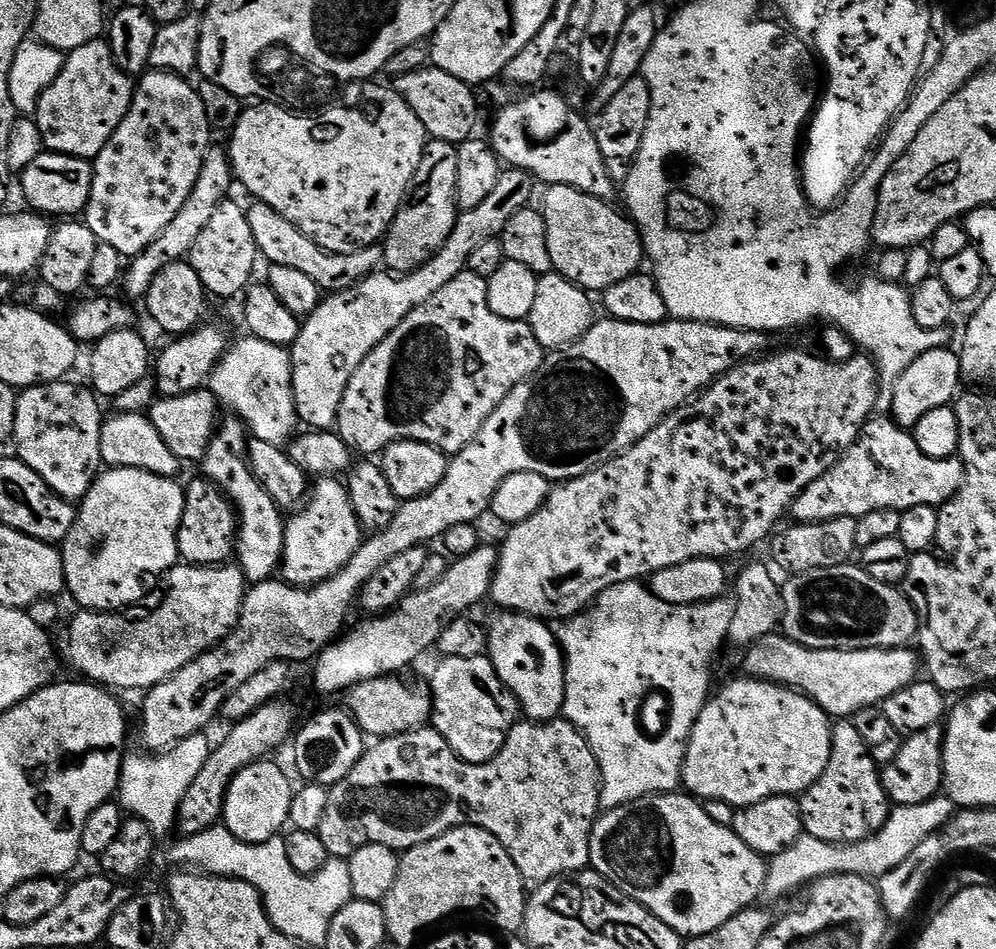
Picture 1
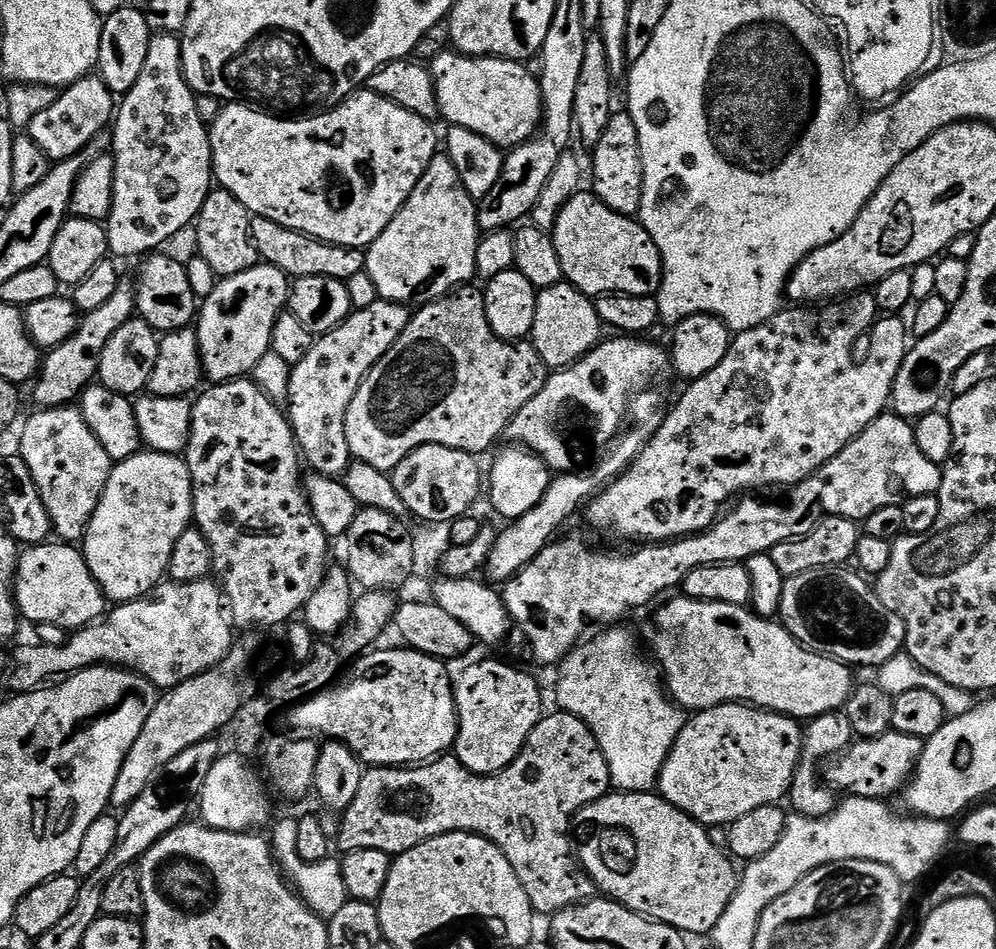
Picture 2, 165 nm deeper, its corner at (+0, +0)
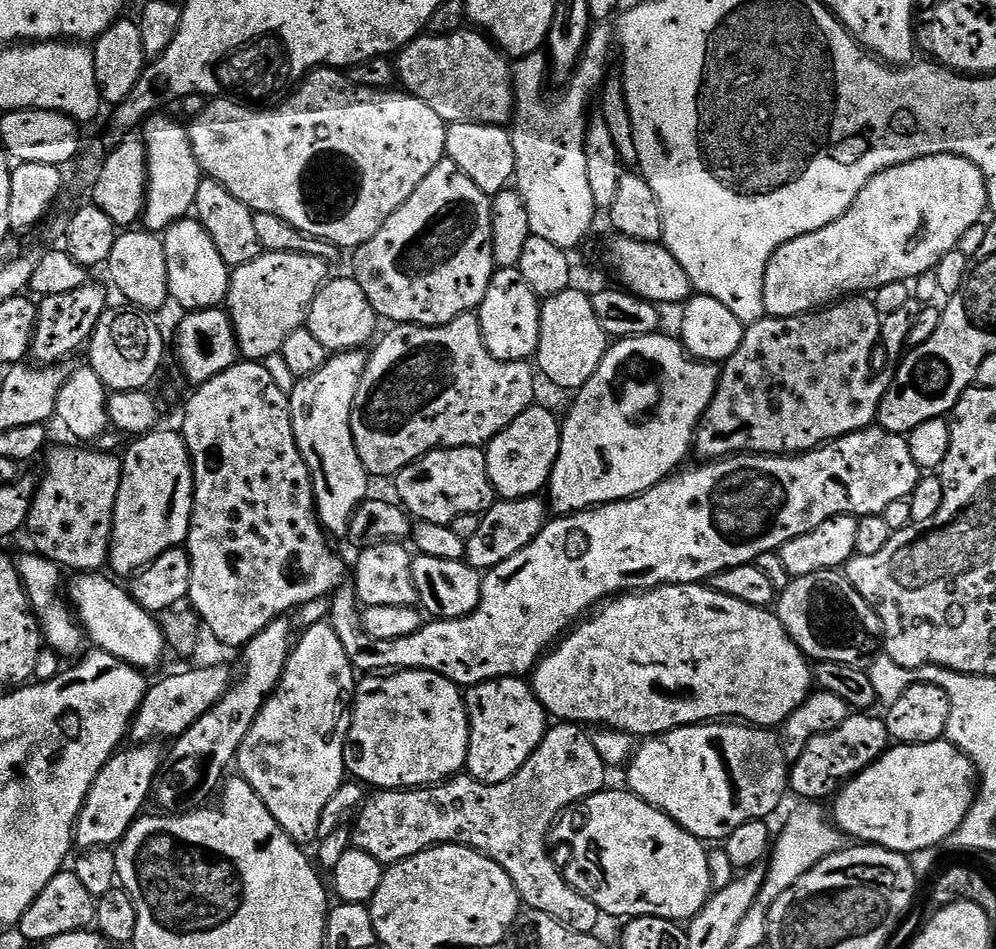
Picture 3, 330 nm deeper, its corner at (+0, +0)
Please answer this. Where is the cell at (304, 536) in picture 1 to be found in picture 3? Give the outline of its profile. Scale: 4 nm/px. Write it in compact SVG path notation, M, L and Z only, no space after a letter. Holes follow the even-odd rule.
M331 623L303 629L291 645L280 685L262 706L258 718L252 723L252 729L236 752L234 768L240 771L237 772L239 779L246 781L254 794L262 798L274 822L286 830L295 844L308 846L312 839L317 839L318 822L322 818L322 810L326 810L326 802L330 802L330 798L334 798L334 794L338 794L346 782L348 725L357 683L358 673L342 646L342 638L338 638Z

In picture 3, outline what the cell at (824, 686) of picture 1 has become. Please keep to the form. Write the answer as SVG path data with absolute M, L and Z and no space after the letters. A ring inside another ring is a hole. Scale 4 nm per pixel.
M703 583L664 584L661 588L629 592L609 599L595 615L577 623L541 659L531 673L530 683L537 698L542 702L544 711L548 713L549 717L555 718L557 721L581 726L600 724L596 726L603 726L608 730L623 730L633 738L648 738L653 734L672 732L675 728L685 728L687 724L720 722L725 718L735 718L737 721L747 722L753 726L769 730L775 729L777 726L783 725L784 721L790 718L790 714L794 714L794 710L798 710L798 706L802 706L802 702L806 702L806 698L812 695L814 691L814 668L809 657L805 656L798 645L792 641L790 634L782 626L782 622L775 611L758 606L746 606L746 602L716 592L712 587L705 586Z

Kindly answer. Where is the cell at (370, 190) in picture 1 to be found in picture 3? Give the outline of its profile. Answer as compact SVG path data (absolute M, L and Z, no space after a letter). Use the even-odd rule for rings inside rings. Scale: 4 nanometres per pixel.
M318 68L307 73L299 87L283 103L269 107L267 110L245 106L232 98L213 99L206 106L206 110L202 110L202 114L191 121L188 128L192 153L194 158L198 158L200 171L207 179L217 180L222 186L226 186L226 190L230 190L230 194L234 194L238 202L251 208L253 213L278 214L278 218L290 222L290 226L314 238L330 242L341 250L347 250L347 248L355 250L366 242L370 242L370 238L374 238L374 234L382 230L386 218L390 218L390 214L394 214L394 210L398 210L398 206L402 206L406 198L414 194L414 190L418 190L422 178L426 178L426 174L430 174L430 170L434 170L434 166L438 166L438 162L445 159L446 134L448 133L448 125L444 123L444 120L438 118L438 114L434 114L434 110L430 110L426 102L422 102L414 95L405 94L400 90L388 90L383 94L368 94L365 95L368 96L365 100L356 100L356 95L358 95L356 85L350 82L349 77L343 71L335 68Z

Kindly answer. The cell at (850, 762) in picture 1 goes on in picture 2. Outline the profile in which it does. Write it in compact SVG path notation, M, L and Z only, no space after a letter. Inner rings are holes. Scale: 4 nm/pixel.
M843 711L827 712L821 716L815 716L807 721L803 729L804 745L800 751L800 761L796 767L796 773L792 779L792 786L788 789L787 803L792 803L791 811L797 816L809 816L810 818L822 818L826 814L836 811L838 796L829 788L822 779L821 769L816 768L816 760L819 762L835 758L853 743L854 733L850 726L850 718Z

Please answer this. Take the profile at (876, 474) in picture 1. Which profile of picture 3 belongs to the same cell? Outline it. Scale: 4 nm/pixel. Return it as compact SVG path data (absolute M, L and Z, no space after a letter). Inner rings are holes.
M869 426L861 431L851 432L849 436L842 436L838 440L815 448L812 452L786 456L737 454L723 460L704 462L699 466L701 468L692 468L689 472L681 471L671 478L665 478L659 484L655 484L649 492L642 492L630 500L616 500L612 504L602 504L583 512L573 512L571 516L549 519L548 523L544 525L544 529L538 534L538 538L534 538L534 542L530 542L530 546L526 546L526 550L518 550L518 554L514 554L514 558L506 558L506 562L483 573L480 601L476 611L470 613L469 616L463 616L457 620L433 619L431 622L425 623L424 627L419 628L410 638L394 638L394 642L378 642L374 638L370 638L364 633L364 627L356 618L352 618L352 620L333 619L331 621L332 629L336 631L338 638L342 638L342 646L346 650L353 668L360 674L388 674L393 670L406 668L426 670L434 674L442 674L442 678L461 686L485 684L487 680L501 680L507 676L524 678L535 669L545 653L557 643L558 636L552 633L552 623L556 623L557 630L560 631L560 634L564 634L577 621L587 617L597 605L609 598L629 592L661 588L664 584L699 584L711 581L712 577L717 576L722 570L730 570L743 564L755 564L760 555L776 552L783 544L790 542L790 538L798 538L798 534L810 534L810 530L814 530L814 526L822 526L822 522L826 522L826 518L831 516L854 516L857 518L879 516L886 510L886 506L890 506L890 502L909 499L922 478L922 470L918 466L918 462L914 462L914 457L910 455L907 439L901 433L885 432L879 426Z

